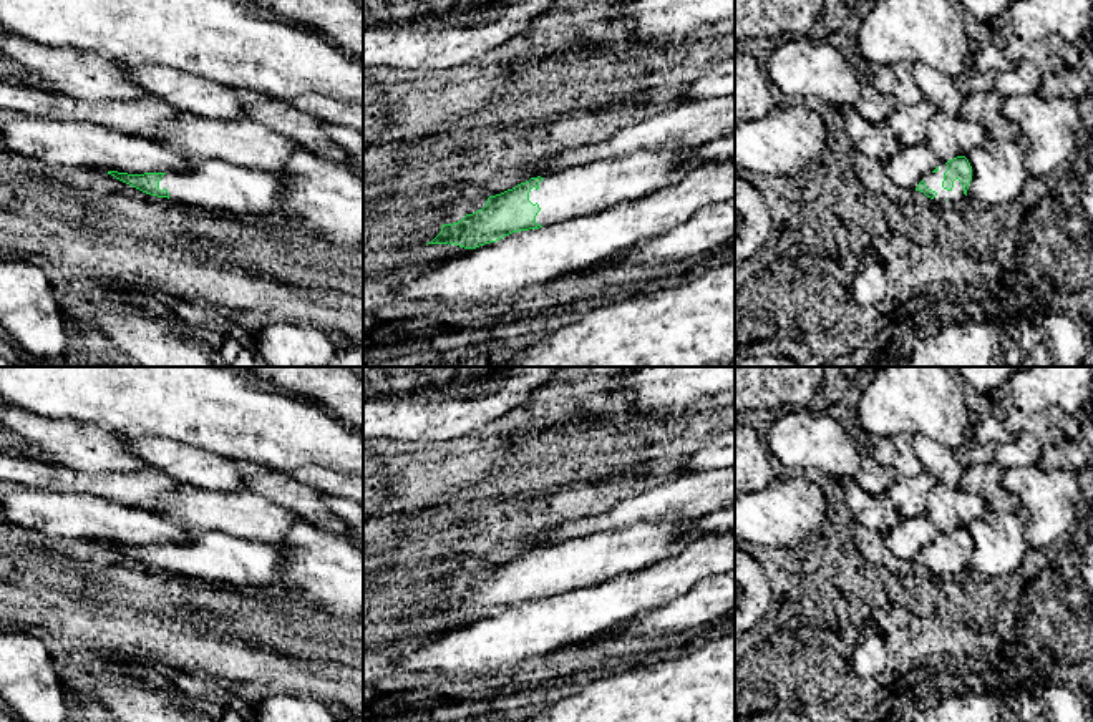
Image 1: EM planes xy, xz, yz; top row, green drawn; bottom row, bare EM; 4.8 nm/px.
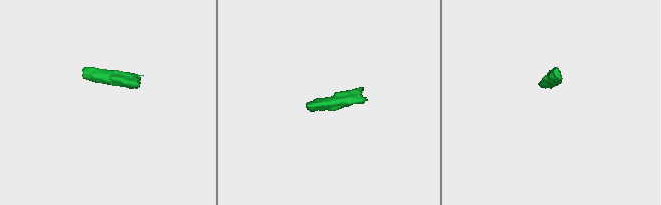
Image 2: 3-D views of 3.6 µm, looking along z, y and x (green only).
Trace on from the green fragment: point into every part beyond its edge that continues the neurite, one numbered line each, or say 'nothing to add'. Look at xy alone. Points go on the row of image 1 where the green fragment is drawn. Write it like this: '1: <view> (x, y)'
1: xy (213, 185)

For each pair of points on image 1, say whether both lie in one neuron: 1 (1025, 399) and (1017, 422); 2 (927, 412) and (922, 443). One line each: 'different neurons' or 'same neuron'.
1: different neurons
2: different neurons

